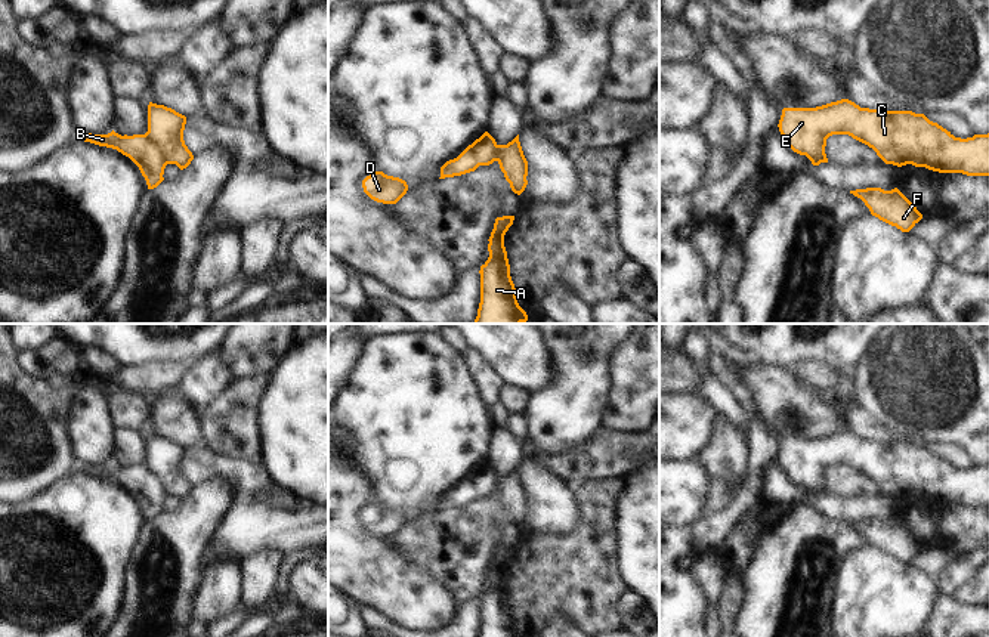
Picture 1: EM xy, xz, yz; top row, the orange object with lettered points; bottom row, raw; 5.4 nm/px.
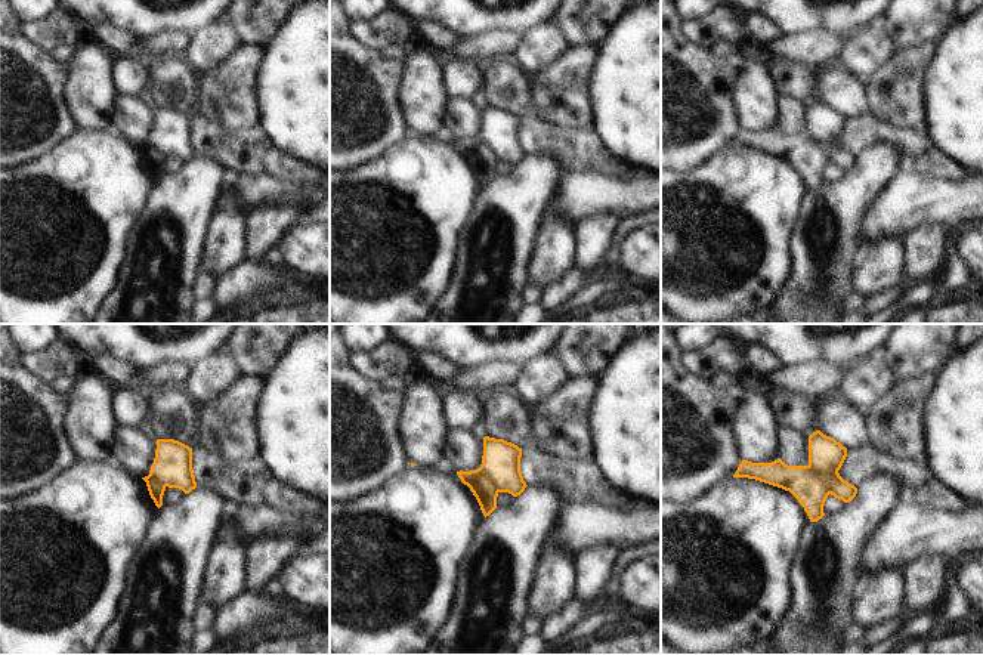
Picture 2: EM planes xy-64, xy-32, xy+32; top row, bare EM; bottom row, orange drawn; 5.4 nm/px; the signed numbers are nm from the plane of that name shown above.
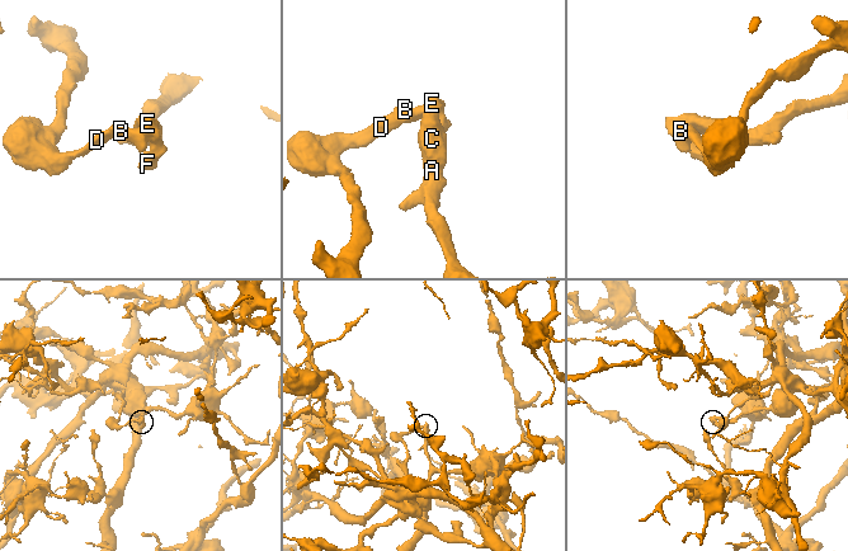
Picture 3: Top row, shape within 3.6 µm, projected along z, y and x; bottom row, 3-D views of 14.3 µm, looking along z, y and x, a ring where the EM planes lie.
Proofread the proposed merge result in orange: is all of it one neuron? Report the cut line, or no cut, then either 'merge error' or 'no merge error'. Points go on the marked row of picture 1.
xy (145, 133), (158, 145), (167, 163) | merge error

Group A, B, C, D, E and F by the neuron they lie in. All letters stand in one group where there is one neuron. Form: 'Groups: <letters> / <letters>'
Groups: A C E F / B D

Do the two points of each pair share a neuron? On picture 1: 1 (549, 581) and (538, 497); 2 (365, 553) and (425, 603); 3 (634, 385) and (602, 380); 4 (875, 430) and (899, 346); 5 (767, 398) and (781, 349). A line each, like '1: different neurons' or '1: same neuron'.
1: different neurons
2: same neuron
3: different neurons
4: different neurons
5: different neurons

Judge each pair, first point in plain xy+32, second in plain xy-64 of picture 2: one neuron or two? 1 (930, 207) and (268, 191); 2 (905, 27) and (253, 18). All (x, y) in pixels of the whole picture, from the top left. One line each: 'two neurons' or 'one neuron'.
1: one neuron
2: one neuron

